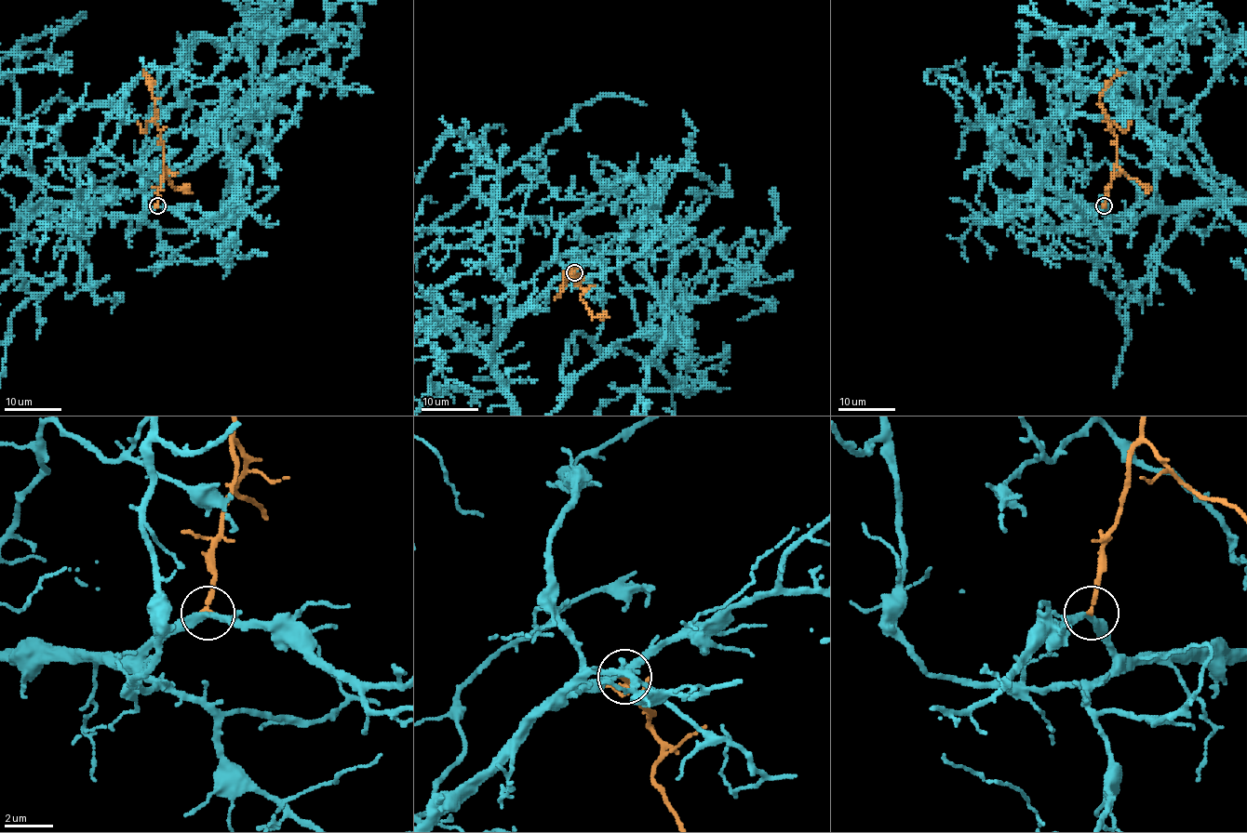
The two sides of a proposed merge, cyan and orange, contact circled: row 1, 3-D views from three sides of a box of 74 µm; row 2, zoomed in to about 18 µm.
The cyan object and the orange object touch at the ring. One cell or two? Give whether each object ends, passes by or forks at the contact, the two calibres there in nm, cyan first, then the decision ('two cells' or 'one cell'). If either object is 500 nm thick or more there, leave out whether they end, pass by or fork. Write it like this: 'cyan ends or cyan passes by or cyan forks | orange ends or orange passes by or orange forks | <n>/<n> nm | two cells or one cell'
cyan passes by | orange ends | 280/200 nm | one cell

